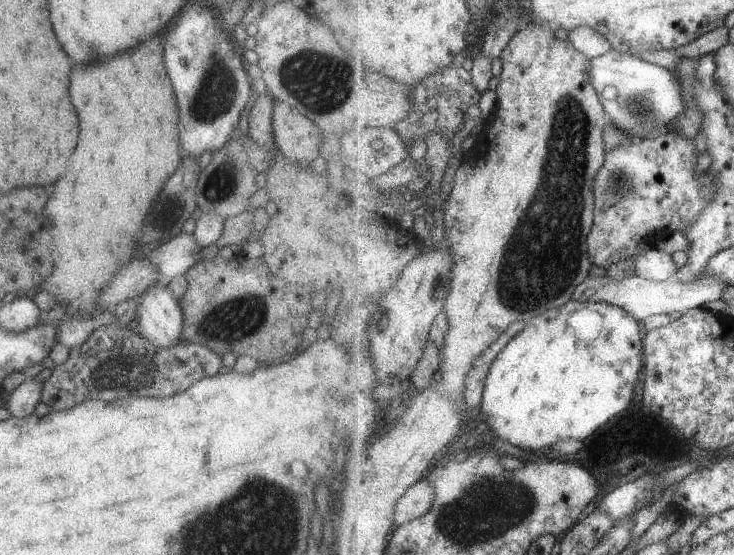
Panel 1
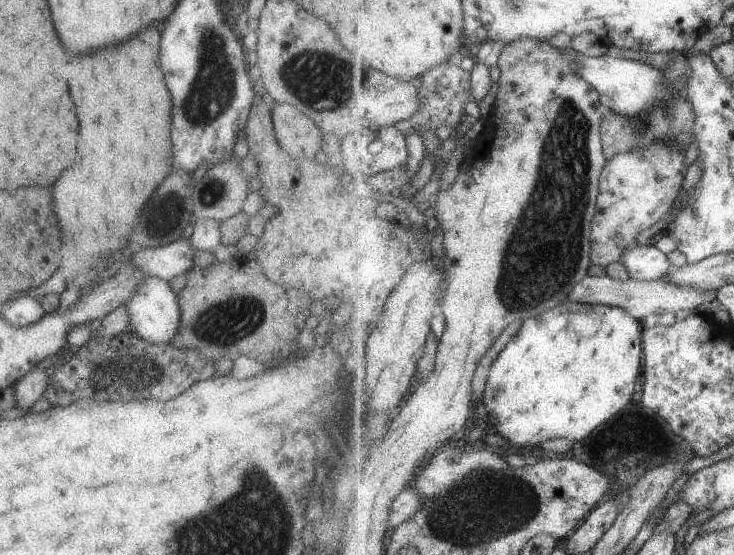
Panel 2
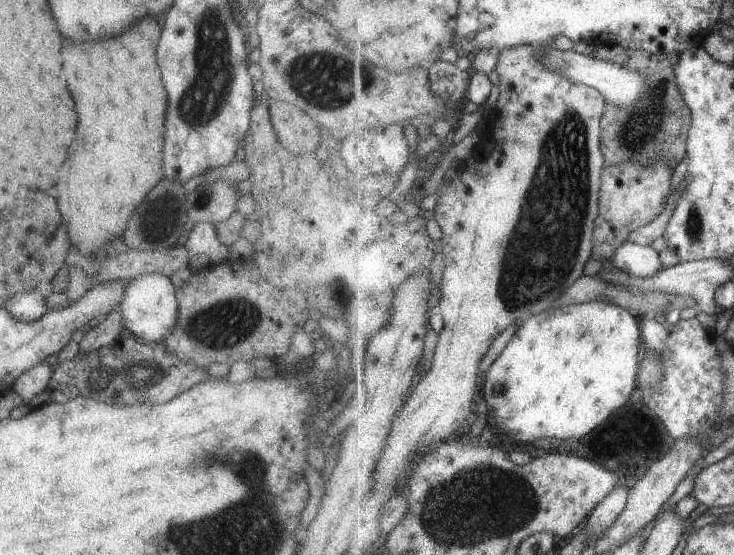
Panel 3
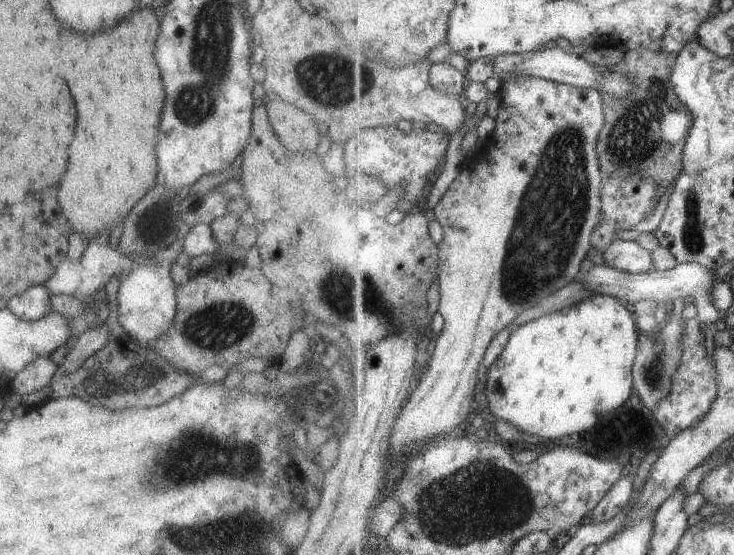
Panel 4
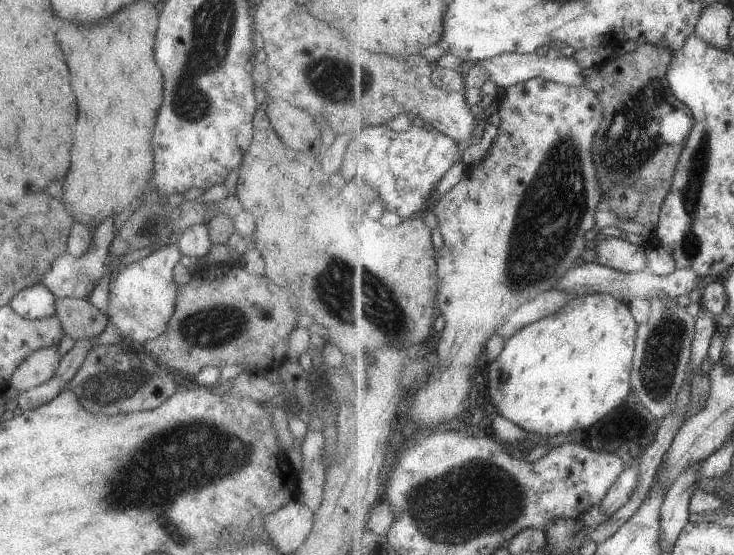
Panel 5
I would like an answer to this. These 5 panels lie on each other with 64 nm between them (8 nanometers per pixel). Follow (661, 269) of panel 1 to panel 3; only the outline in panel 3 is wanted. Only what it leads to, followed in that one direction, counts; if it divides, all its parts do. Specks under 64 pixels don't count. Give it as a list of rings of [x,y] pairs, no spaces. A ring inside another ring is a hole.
[[[627,241],[616,250],[611,259],[613,266],[632,277],[650,277],[664,268],[660,252],[650,245],[639,245]]]

